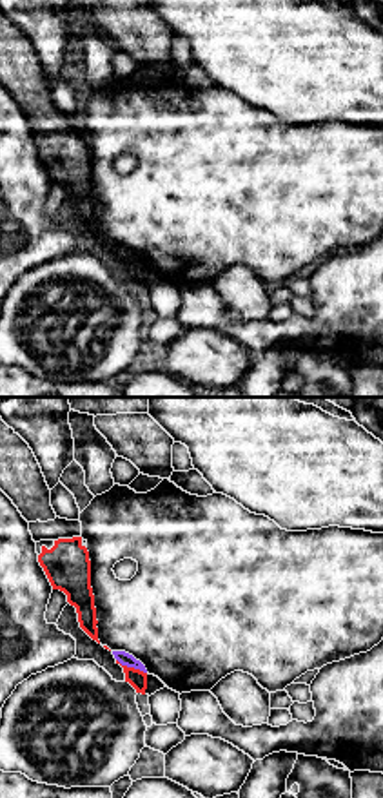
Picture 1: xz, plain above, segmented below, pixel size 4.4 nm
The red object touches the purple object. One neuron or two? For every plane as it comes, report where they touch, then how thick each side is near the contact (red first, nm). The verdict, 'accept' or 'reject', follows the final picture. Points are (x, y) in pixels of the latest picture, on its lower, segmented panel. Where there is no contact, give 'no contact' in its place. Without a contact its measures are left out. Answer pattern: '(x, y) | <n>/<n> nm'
(131, 668) | 80/60 nm

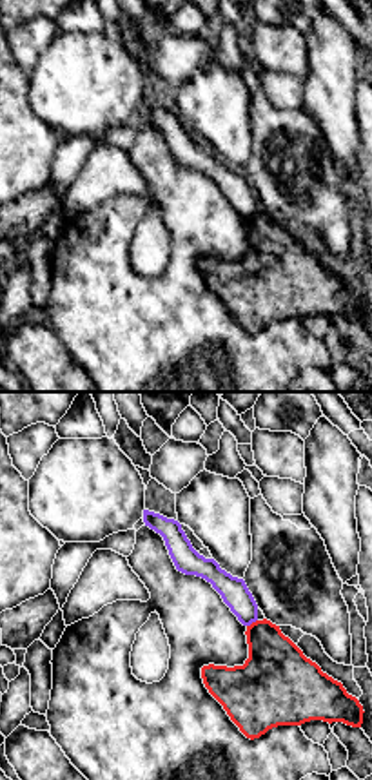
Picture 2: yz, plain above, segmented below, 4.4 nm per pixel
(253, 623) | 300/120 nm

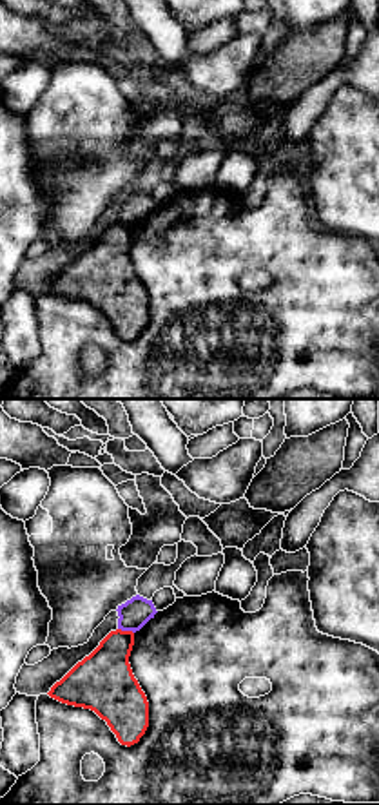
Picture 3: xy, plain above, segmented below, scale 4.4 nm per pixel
(126, 631) | 260/140 nm

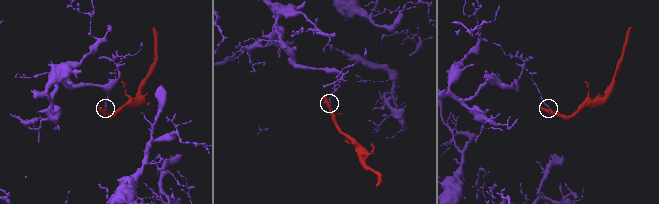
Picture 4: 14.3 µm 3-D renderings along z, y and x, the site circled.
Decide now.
reject

